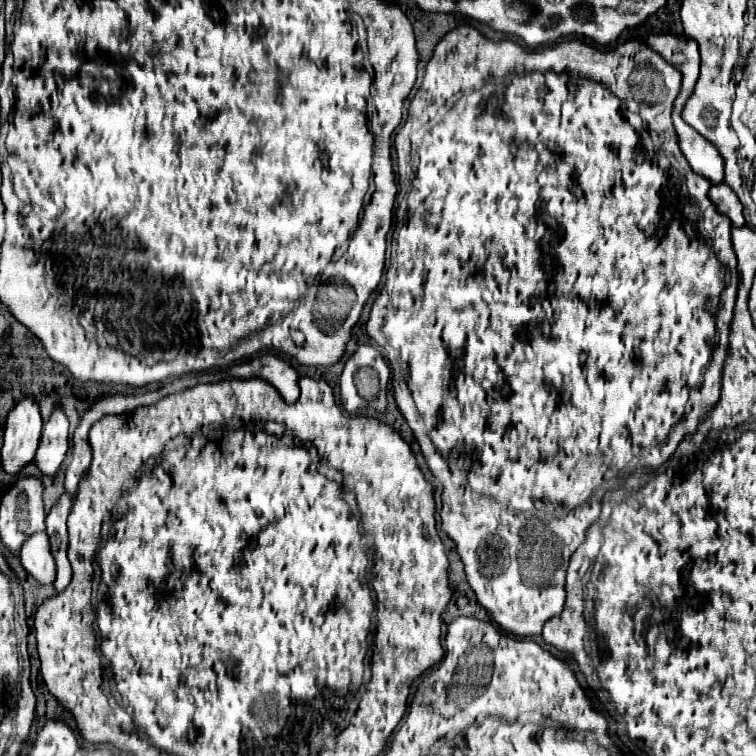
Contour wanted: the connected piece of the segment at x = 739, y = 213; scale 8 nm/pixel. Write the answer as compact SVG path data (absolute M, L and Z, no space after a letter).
M725 183L713 185L713 187L709 189L709 201L717 207L717 211L719 211L721 215L729 217L735 227L743 227L743 225L745 225L743 207L741 207L737 195L735 195Z

